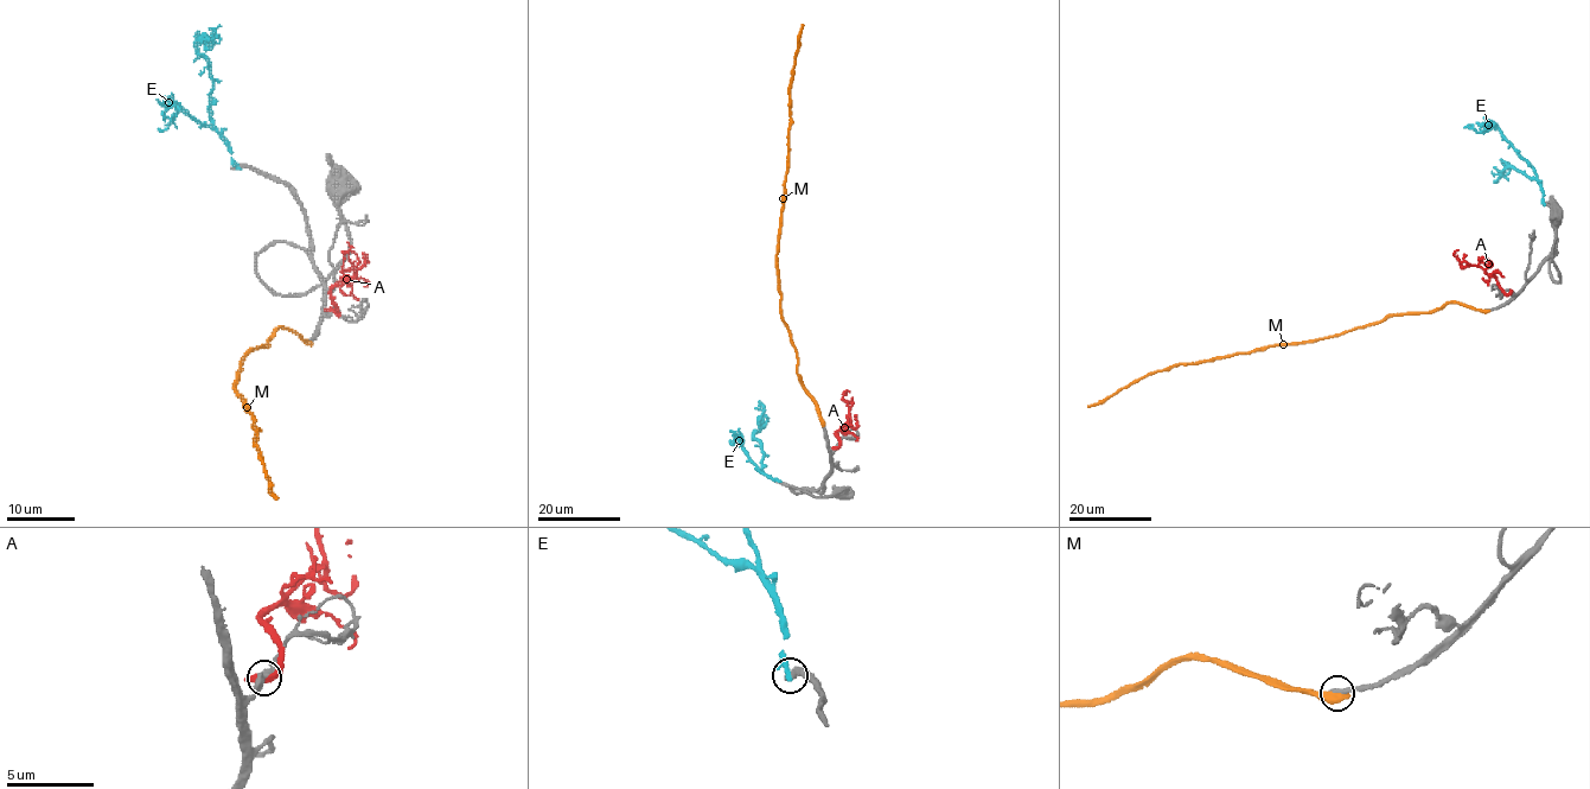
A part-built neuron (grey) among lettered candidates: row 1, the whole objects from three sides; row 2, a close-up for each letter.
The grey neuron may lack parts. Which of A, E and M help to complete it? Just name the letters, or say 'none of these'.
none of these

